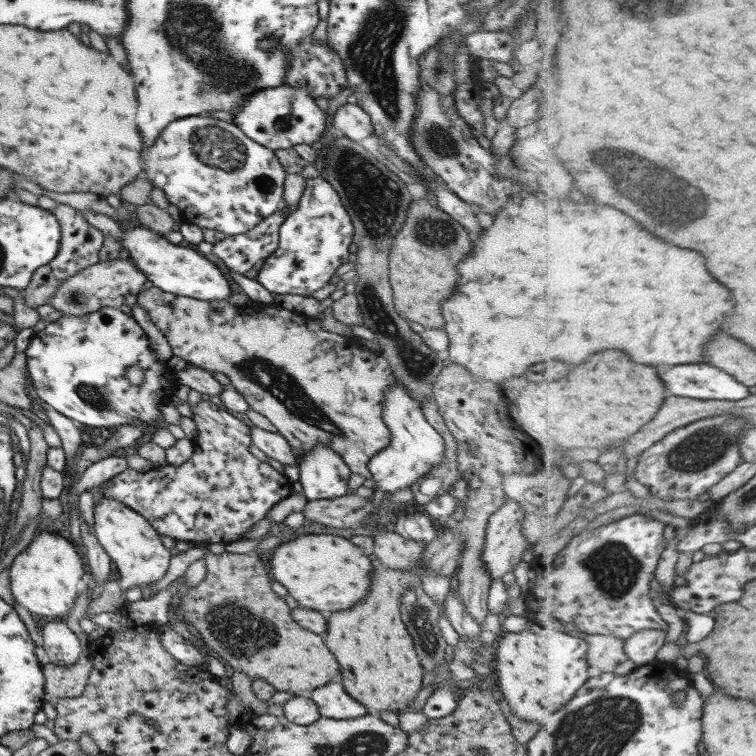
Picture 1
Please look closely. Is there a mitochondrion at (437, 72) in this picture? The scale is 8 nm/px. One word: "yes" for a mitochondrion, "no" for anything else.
yes

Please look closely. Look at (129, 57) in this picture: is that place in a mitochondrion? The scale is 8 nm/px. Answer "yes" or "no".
no

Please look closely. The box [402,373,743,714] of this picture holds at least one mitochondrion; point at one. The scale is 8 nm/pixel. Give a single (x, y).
(697, 451)

